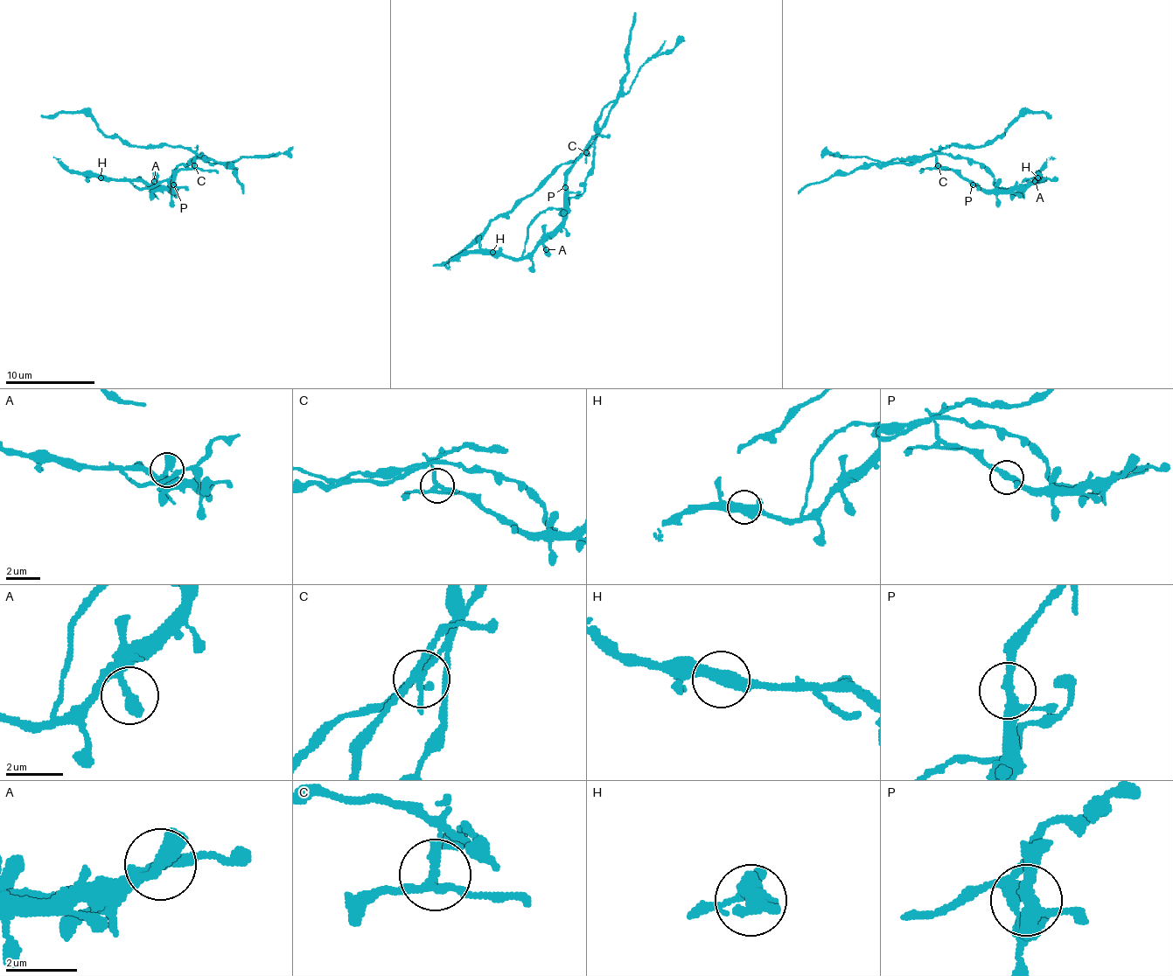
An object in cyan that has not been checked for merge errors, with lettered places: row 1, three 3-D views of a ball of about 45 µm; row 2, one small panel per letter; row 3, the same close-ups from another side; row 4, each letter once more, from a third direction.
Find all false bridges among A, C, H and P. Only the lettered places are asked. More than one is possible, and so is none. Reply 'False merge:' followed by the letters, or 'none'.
False merge: C

